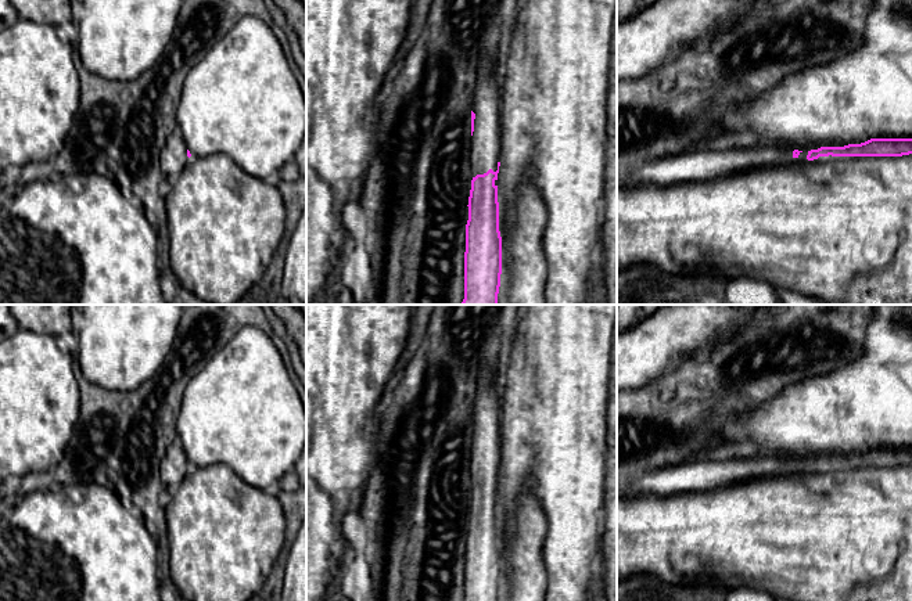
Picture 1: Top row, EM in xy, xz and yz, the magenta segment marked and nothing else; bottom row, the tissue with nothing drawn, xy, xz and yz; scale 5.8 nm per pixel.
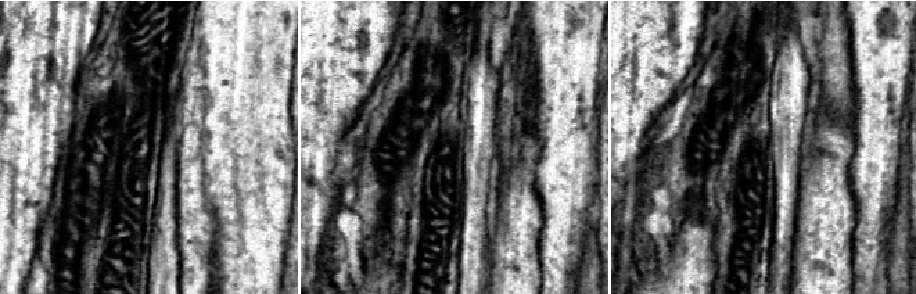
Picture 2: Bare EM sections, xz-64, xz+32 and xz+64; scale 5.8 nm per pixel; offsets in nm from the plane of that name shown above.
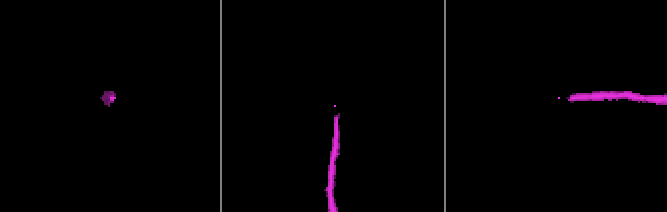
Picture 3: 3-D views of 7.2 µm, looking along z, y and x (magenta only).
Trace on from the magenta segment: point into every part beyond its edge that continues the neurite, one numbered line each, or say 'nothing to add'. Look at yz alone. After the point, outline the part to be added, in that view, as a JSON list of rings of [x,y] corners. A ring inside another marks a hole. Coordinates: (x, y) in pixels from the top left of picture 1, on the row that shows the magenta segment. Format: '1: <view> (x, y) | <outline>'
1: yz (702, 164) | [[[746,143],[740,147],[699,147],[661,162],[647,165],[631,176],[617,180],[620,188],[643,184],[672,186],[705,181],[746,173],[764,166],[776,166],[796,159],[807,159],[808,151],[793,156],[793,147]]]

